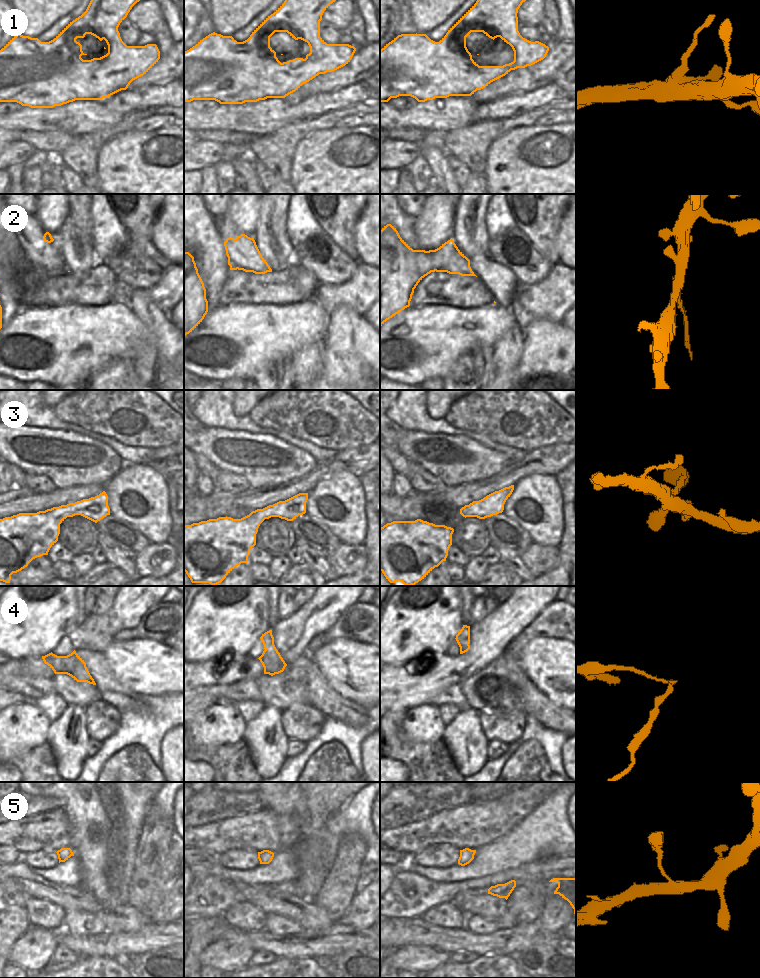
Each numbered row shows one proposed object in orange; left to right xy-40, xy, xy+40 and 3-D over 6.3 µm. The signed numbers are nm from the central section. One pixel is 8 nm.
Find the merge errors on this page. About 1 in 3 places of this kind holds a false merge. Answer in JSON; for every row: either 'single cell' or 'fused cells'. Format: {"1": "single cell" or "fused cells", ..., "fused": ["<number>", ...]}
{"1": "single cell", "2": "fused cells", "3": "single cell", "4": "fused cells", "5": "single cell", "fused": ["2", "4"]}

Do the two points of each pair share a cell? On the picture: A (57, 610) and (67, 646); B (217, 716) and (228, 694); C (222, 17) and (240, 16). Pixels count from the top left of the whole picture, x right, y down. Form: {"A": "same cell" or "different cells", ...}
{"A": "different cells", "B": "different cells", "C": "same cell"}

